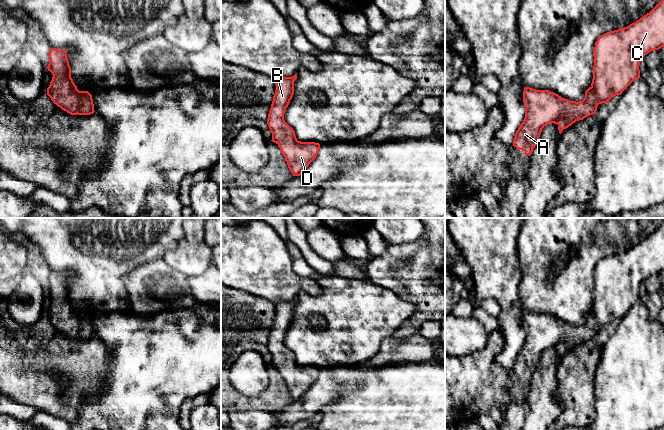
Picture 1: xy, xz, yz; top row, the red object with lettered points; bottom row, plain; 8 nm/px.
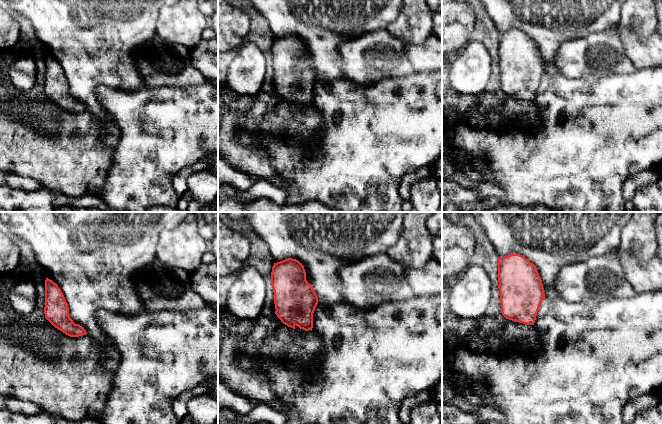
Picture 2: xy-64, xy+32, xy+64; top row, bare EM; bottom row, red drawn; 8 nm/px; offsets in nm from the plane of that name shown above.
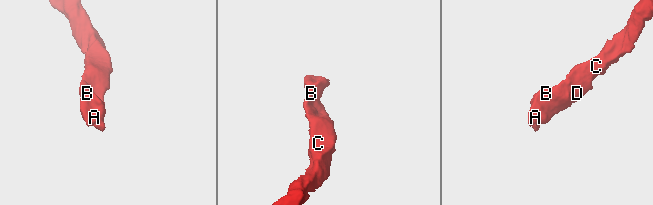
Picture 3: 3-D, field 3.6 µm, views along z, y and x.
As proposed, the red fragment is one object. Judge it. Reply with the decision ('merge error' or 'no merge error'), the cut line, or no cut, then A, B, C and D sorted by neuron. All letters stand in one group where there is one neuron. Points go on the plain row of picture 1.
no merge error; no cut; A B C D

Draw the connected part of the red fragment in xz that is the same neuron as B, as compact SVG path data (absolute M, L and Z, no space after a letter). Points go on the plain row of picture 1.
M295 298L292 301L275 303L276 314L268 338L267 348L272 357L272 366L280 372L293 400L300 400L316 382L320 368L298 365L295 356L284 344L284 338L294 318Z

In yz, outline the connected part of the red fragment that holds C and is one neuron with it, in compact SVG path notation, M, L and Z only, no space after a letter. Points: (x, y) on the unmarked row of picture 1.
M664 220L649 237L636 246L607 256L597 263L593 274L593 303L582 325L570 325L549 314L524 312L525 342L515 357L513 370L524 375L525 379L531 379L546 349L558 348L561 358L576 345L595 338L599 328L607 327L612 321L621 319L634 304L640 302L639 289L642 282L649 276L662 271L664 271Z

